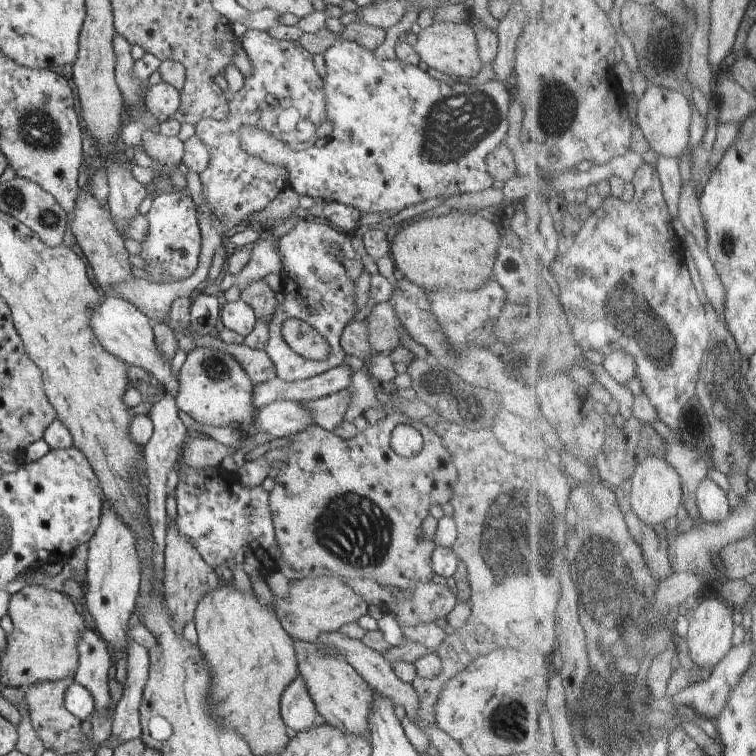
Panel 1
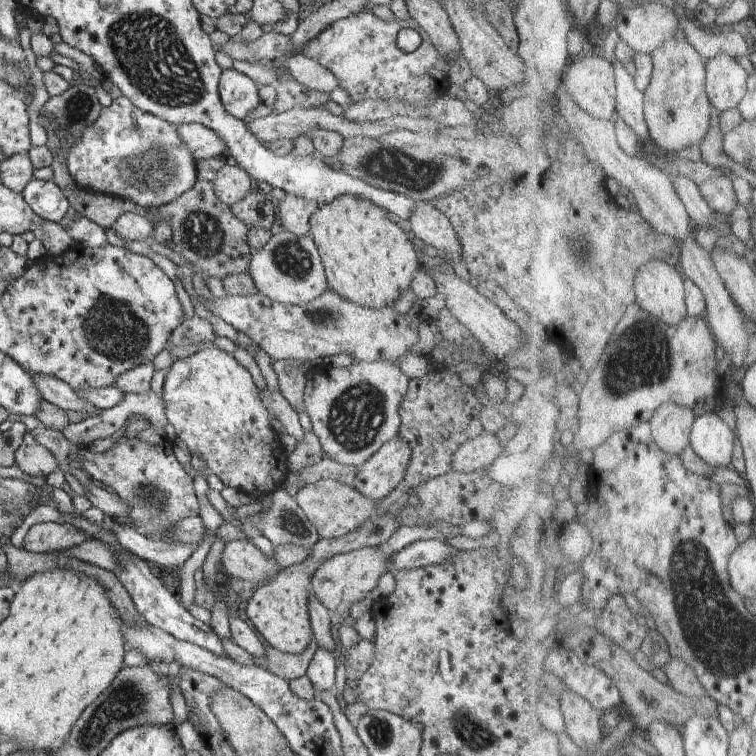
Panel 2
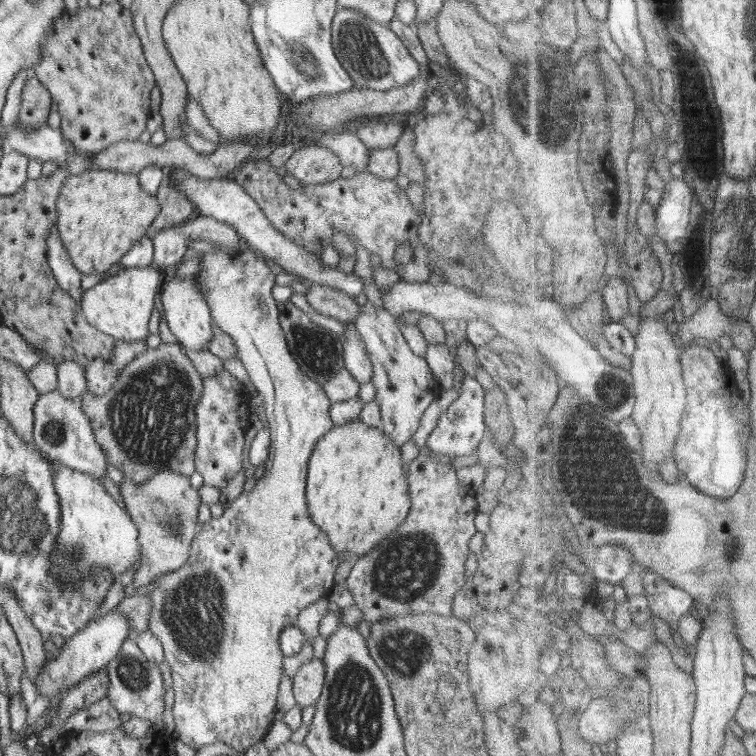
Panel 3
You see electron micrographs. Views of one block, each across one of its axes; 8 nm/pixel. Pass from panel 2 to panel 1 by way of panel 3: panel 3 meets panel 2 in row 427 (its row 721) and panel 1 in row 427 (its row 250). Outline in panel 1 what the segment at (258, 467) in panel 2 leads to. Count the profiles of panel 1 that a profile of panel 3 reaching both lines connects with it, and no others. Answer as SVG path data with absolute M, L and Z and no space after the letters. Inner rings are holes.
M198 347L191 350L185 358L185 362L179 371L179 393L175 401L179 410L186 412L190 418L204 426L214 426L214 428L230 426L237 423L237 426L253 431L254 420L258 410L253 405L253 382L249 374L240 366L240 363L229 353L215 349L214 347Z

